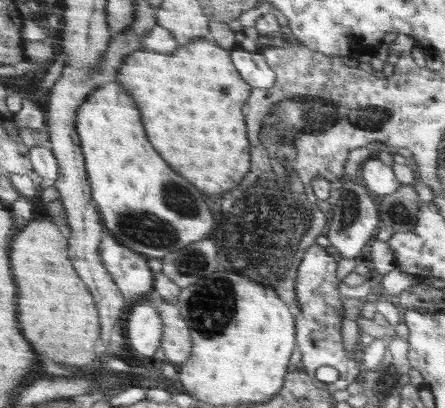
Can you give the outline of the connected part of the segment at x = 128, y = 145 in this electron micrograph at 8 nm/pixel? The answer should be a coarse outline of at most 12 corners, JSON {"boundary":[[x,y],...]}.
{"boundary":[[120,80],[77,113],[110,234],[152,258],[218,216]]}

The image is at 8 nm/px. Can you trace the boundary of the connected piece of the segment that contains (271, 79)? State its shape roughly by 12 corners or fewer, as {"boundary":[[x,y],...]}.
{"boundary":[[235,48],[234,64],[254,88],[270,88],[276,73],[258,52]]}

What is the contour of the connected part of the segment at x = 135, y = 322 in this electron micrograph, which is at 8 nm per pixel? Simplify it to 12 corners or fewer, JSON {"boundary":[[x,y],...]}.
{"boundary":[[154,304],[130,306],[129,346],[154,356],[165,319]]}

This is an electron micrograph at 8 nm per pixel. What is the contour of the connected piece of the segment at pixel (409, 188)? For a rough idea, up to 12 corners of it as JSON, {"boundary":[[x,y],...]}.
{"boundary":[[413,185],[380,198],[384,225],[414,230],[422,201]]}

